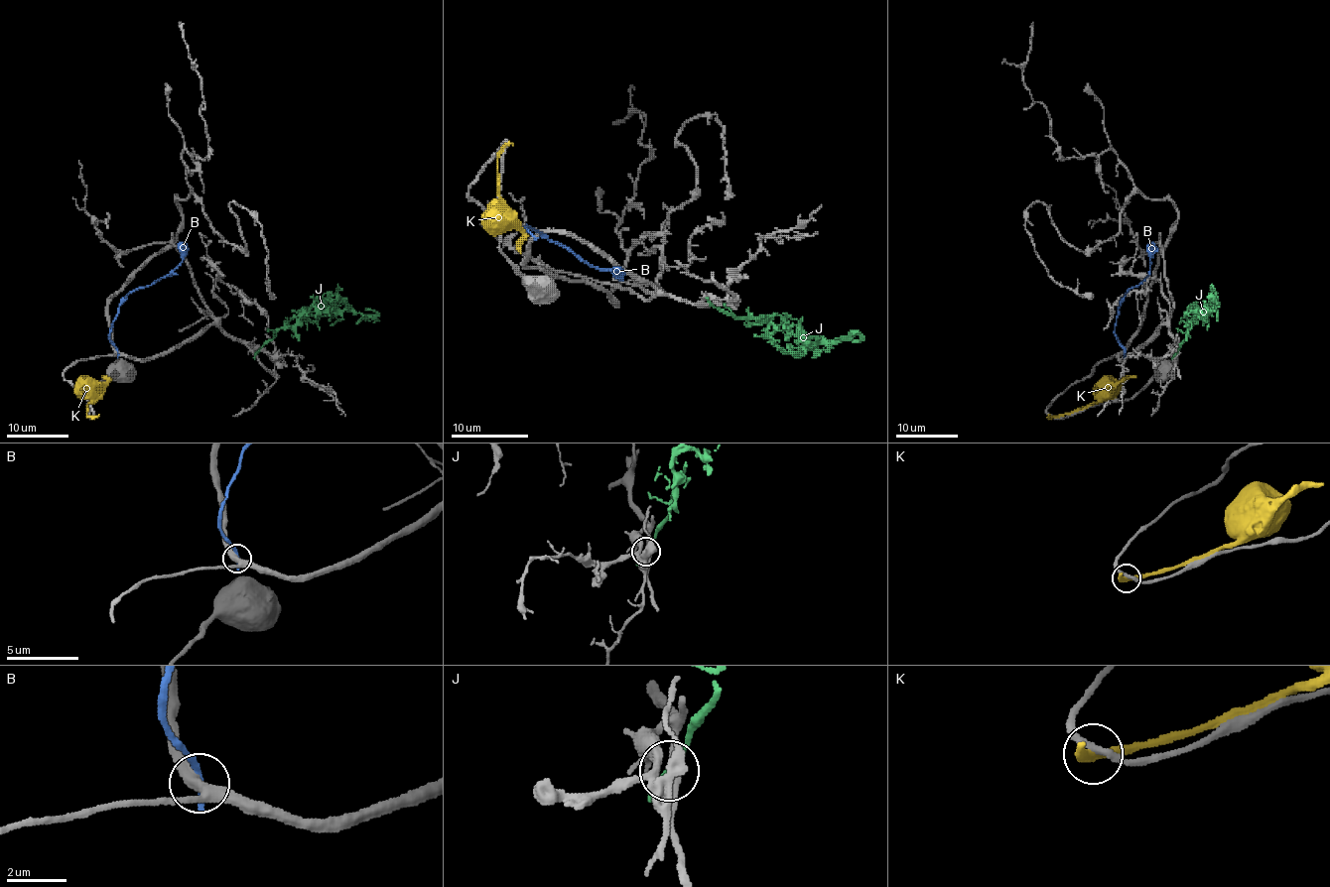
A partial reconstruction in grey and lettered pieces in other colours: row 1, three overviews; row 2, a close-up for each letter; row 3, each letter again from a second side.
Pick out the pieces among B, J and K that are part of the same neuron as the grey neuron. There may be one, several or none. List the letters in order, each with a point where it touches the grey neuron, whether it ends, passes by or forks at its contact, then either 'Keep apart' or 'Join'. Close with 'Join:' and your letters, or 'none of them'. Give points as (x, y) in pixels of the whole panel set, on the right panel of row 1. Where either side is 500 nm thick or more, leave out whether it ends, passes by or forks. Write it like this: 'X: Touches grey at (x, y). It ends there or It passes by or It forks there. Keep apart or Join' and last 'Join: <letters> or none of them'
B: Touches grey at (1124, 351). It ends there. Keep apart
J: Touches grey at (1175, 353). It ends there. Keep apart
K: Touches grey at (1051, 417). It ends there. Keep apart
Join: none of them

